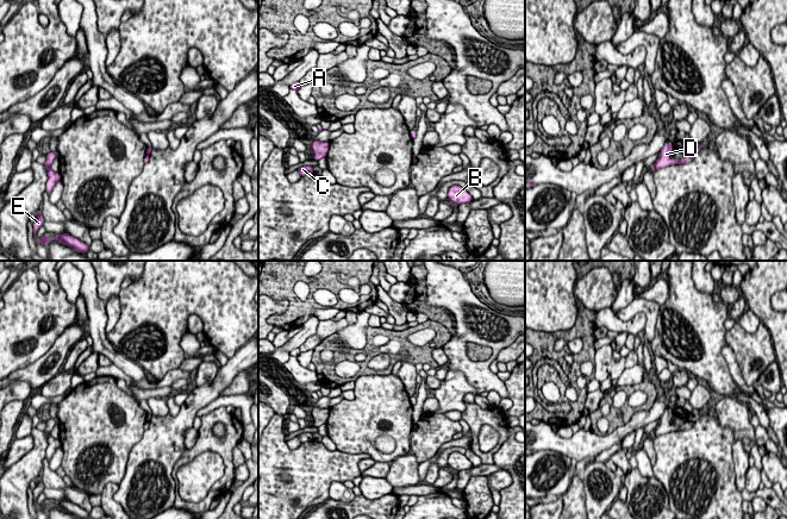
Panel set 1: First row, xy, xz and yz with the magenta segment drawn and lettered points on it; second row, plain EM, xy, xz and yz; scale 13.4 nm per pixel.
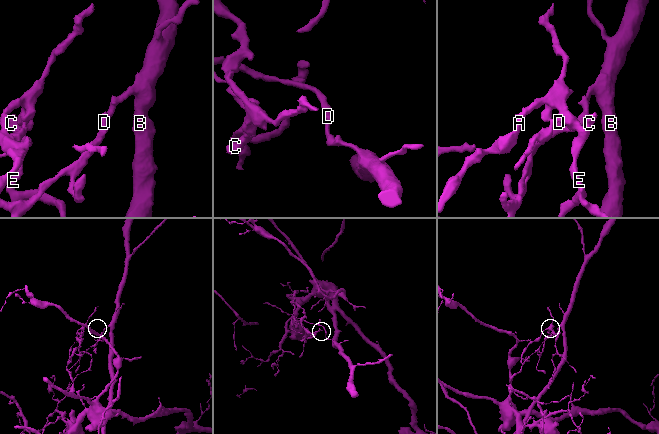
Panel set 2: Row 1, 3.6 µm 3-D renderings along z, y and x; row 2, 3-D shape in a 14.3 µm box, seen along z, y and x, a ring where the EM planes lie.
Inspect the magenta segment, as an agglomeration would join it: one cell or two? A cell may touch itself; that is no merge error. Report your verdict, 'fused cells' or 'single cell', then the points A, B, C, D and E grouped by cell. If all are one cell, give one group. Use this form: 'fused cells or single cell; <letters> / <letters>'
fused cells; A C D E / B

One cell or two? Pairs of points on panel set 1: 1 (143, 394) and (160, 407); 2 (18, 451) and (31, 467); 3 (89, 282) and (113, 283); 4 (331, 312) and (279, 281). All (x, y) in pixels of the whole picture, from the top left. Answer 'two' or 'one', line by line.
1: two
2: two
3: two
4: two

